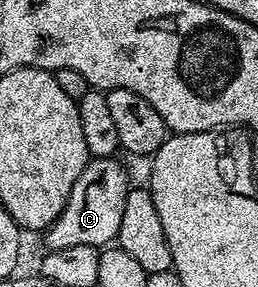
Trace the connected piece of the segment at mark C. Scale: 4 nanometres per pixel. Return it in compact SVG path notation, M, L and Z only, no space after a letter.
M118 157L91 158L87 167L77 176L69 200L57 220L45 231L47 250L74 248L77 244L106 247L114 243L121 228L121 212L125 212L125 196L129 189L127 170Z

